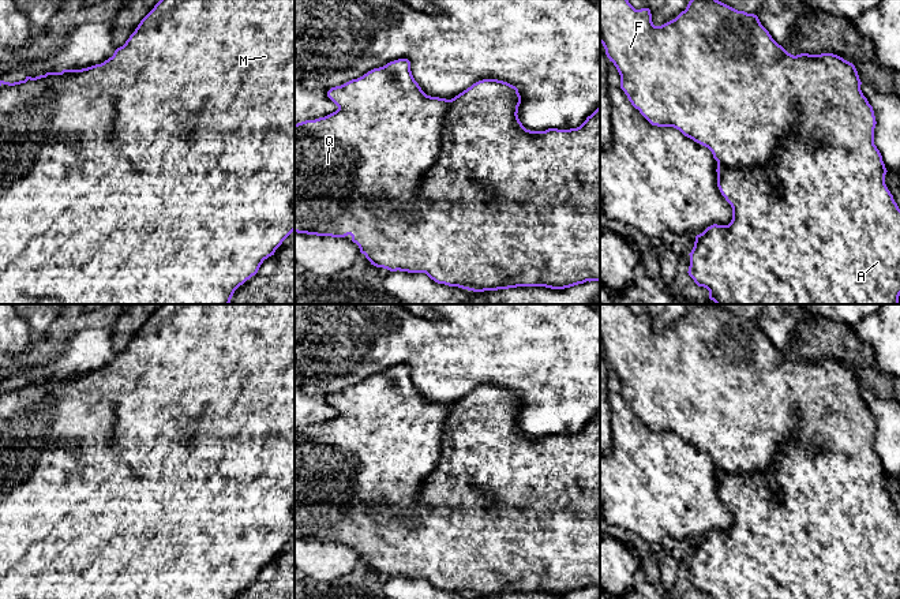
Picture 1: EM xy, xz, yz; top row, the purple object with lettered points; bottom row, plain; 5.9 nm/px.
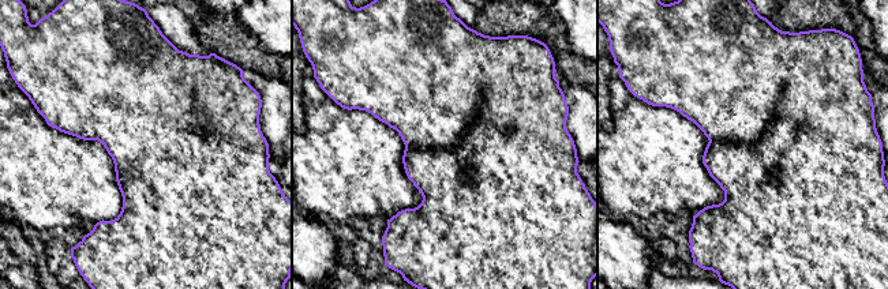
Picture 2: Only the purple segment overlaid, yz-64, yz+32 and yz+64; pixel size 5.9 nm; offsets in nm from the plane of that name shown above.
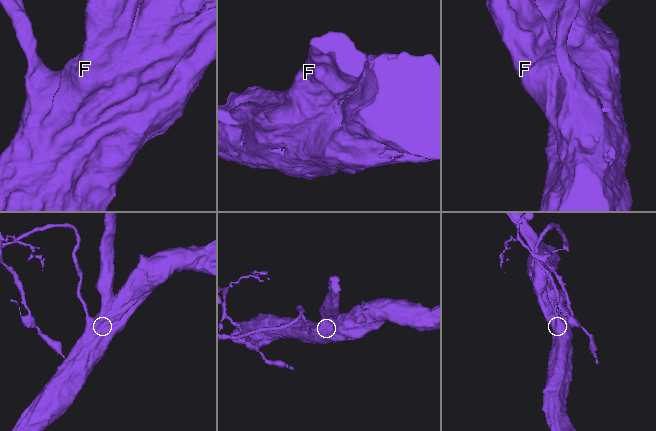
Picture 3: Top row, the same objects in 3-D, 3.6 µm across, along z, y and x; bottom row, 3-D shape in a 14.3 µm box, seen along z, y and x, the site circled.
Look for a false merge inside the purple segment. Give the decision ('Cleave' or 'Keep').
Keep

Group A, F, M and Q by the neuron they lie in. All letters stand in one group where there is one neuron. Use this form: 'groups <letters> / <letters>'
groups A F M Q

